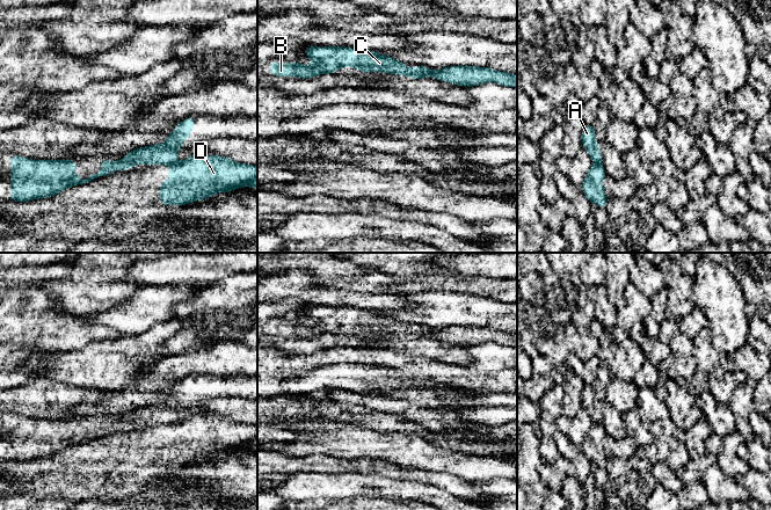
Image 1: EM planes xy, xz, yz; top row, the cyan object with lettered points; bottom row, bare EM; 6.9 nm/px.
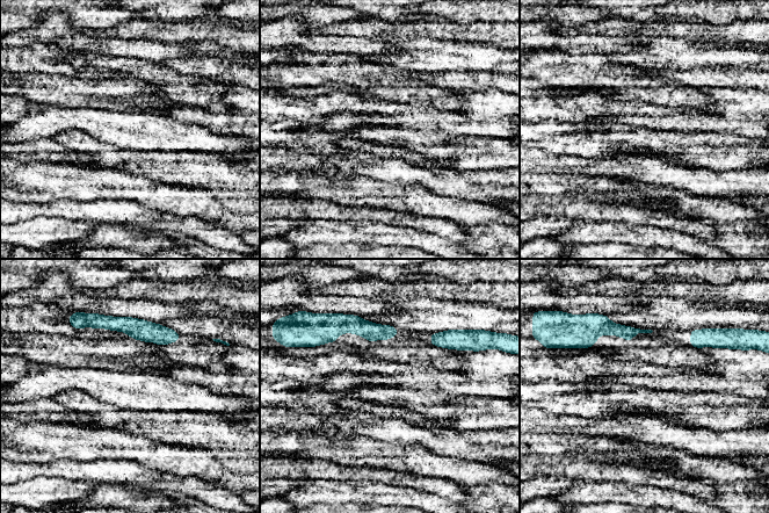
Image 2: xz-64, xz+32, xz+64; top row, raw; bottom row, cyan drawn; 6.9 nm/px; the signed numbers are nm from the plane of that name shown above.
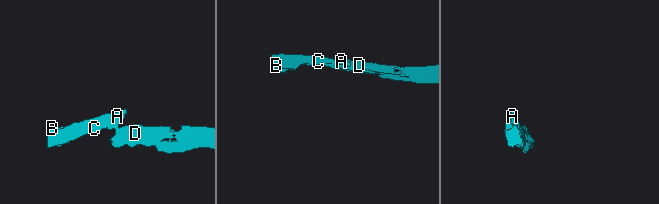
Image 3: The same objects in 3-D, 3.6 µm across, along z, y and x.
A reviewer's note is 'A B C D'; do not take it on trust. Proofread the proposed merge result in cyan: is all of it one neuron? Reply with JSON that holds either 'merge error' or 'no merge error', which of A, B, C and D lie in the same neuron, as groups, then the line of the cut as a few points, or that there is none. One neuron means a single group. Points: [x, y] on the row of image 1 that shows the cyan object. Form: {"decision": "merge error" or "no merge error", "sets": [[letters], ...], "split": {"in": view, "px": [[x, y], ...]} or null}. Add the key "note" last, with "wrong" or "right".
{"decision": "merge error", "sets": [["A", "B", "C"], ["D"]], "split": {"in": "yz", "px": [[594, 162], [599, 164]]}, "note": "wrong"}

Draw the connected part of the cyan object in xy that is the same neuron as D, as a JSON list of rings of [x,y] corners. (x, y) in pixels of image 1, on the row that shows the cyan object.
[[[196,154],[169,163],[168,180],[160,184],[159,194],[165,205],[188,205],[246,185],[257,190],[256,184],[257,166],[219,155]]]

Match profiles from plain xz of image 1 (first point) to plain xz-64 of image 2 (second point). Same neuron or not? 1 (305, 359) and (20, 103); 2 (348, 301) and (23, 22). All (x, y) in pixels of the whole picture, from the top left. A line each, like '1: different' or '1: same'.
1: same
2: different

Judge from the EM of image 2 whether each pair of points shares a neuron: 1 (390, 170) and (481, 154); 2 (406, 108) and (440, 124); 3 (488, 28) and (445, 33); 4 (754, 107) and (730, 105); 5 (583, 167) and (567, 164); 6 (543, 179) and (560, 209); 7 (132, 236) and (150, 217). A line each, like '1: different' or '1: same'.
1: different
2: same
3: same
4: same
5: same
6: different
7: different

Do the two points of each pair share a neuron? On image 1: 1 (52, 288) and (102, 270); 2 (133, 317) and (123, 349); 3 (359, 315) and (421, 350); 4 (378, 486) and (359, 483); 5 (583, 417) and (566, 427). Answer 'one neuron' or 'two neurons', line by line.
1: one neuron
2: two neurons
3: one neuron
4: one neuron
5: one neuron

